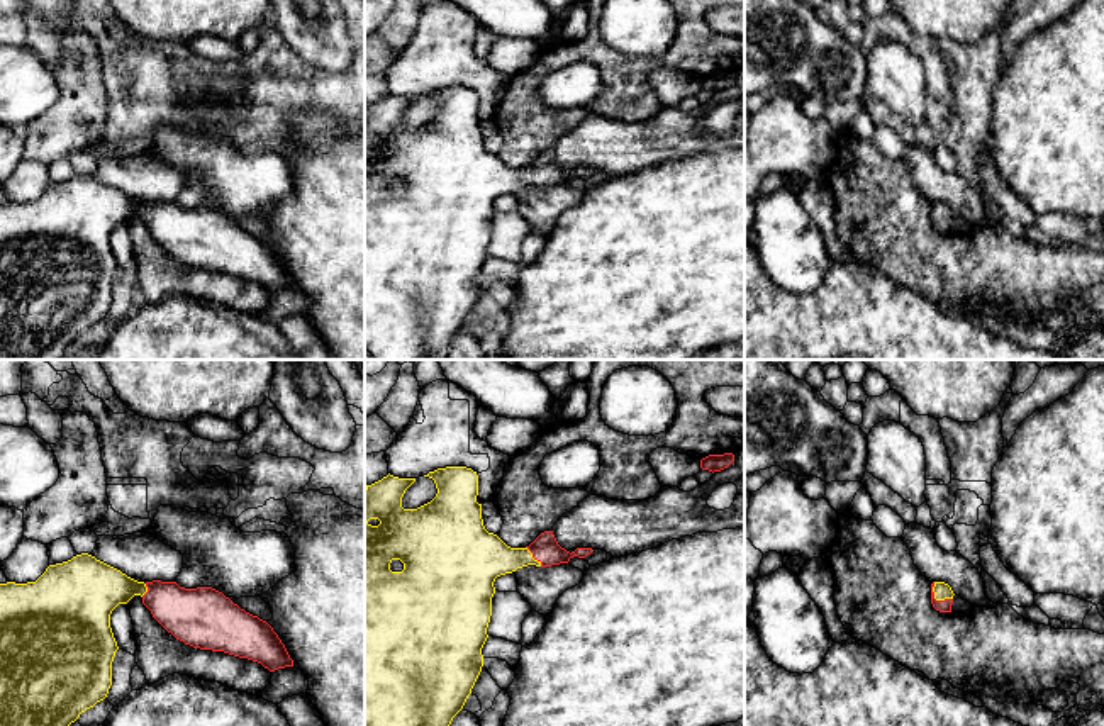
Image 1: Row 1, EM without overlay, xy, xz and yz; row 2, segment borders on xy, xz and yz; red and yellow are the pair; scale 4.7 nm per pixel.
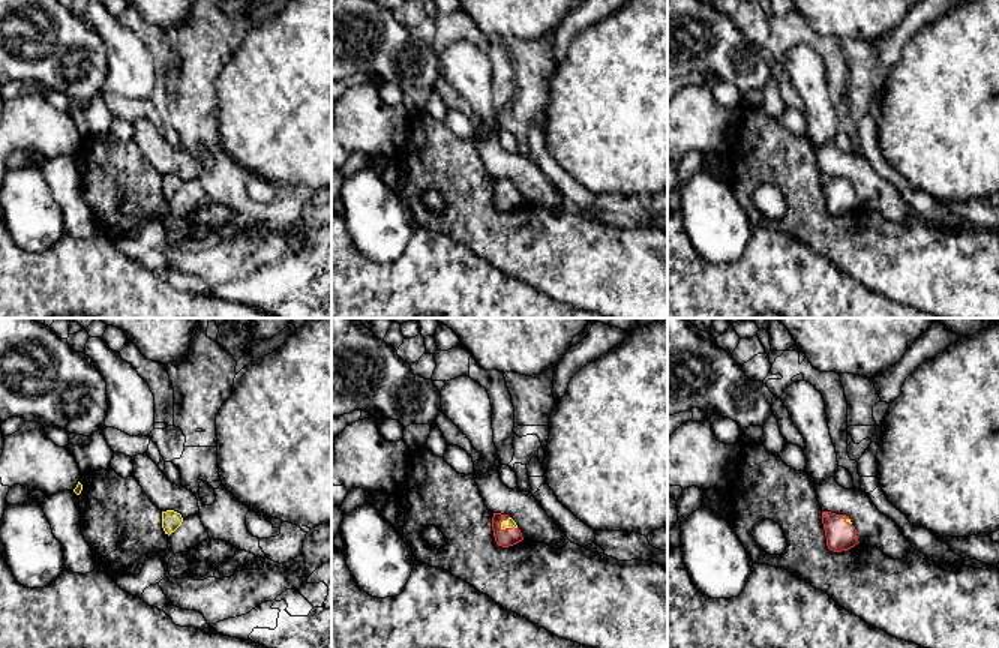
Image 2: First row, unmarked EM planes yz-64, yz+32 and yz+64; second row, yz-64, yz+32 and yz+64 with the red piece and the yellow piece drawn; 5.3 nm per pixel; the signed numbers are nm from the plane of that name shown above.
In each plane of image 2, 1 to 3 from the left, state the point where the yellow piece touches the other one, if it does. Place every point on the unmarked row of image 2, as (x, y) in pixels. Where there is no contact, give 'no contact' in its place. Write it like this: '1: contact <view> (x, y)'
1: no contact
2: contact yz+32 (507, 192)
3: contact yz+64 (848, 186)

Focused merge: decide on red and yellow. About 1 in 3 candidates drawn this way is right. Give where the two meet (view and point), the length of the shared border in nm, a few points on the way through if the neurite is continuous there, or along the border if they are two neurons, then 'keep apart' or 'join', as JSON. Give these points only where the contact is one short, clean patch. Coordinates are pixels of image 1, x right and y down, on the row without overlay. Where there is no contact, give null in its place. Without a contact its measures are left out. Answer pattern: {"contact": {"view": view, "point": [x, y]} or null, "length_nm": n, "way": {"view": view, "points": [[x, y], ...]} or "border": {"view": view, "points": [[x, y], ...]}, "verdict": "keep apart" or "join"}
{"contact": {"view": "yz", "point": [935, 219]}, "length_nm": 130, "way": {"view": "yz", "points": [[943, 226], [935, 219], [942, 211]]}, "verdict": "join"}

